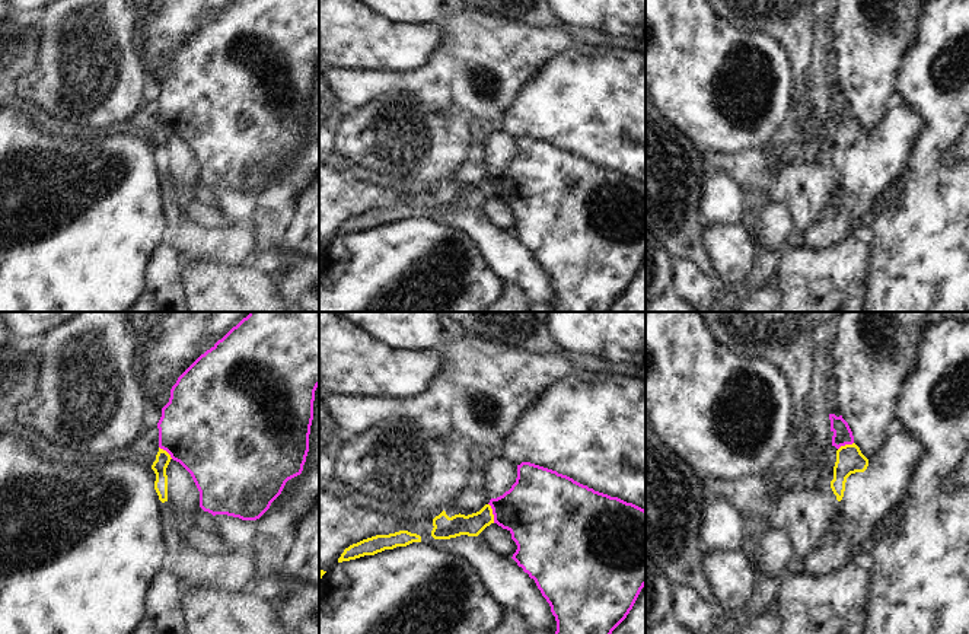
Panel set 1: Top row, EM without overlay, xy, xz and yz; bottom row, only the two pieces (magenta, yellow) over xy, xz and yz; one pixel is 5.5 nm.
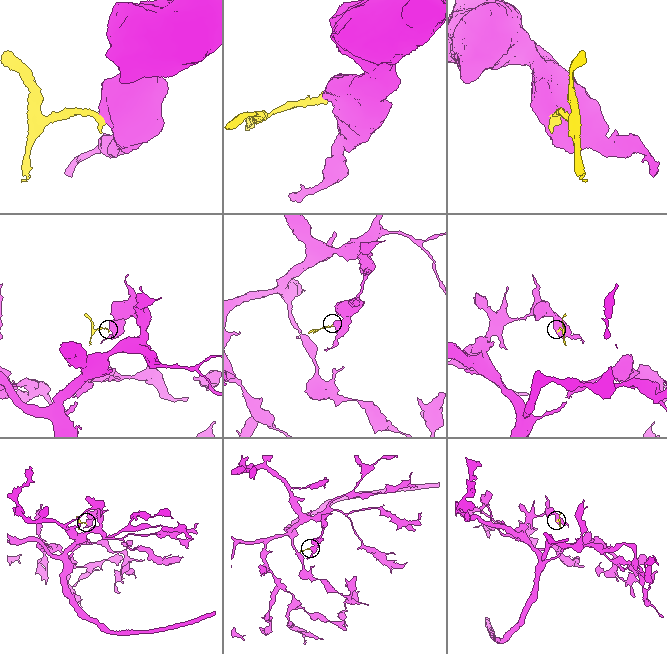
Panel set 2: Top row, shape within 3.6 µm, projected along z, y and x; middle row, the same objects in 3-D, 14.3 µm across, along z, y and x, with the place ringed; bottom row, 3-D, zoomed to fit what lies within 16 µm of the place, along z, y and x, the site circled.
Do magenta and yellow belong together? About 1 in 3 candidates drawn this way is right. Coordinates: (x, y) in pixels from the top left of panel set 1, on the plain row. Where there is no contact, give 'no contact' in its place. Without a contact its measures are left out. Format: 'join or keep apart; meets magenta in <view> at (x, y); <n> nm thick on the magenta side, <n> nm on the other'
keep apart; meets magenta in xz at (493, 187); 400 nm thick on the magenta side, 120 nm on the other

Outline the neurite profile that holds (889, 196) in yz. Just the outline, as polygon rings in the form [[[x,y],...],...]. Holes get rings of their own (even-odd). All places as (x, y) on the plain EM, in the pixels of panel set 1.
[[[903,171],[898,175],[896,181],[883,192],[883,195],[877,200],[871,220],[882,211],[892,208],[898,194],[899,185],[902,182]]]

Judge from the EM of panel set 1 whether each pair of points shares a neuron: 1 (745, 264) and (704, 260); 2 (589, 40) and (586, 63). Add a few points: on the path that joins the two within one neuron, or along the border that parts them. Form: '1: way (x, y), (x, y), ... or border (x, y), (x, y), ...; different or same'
1: border (703, 228), (705, 252), (717, 277); different
2: border (585, 44), (618, 47), (621, 50); different

